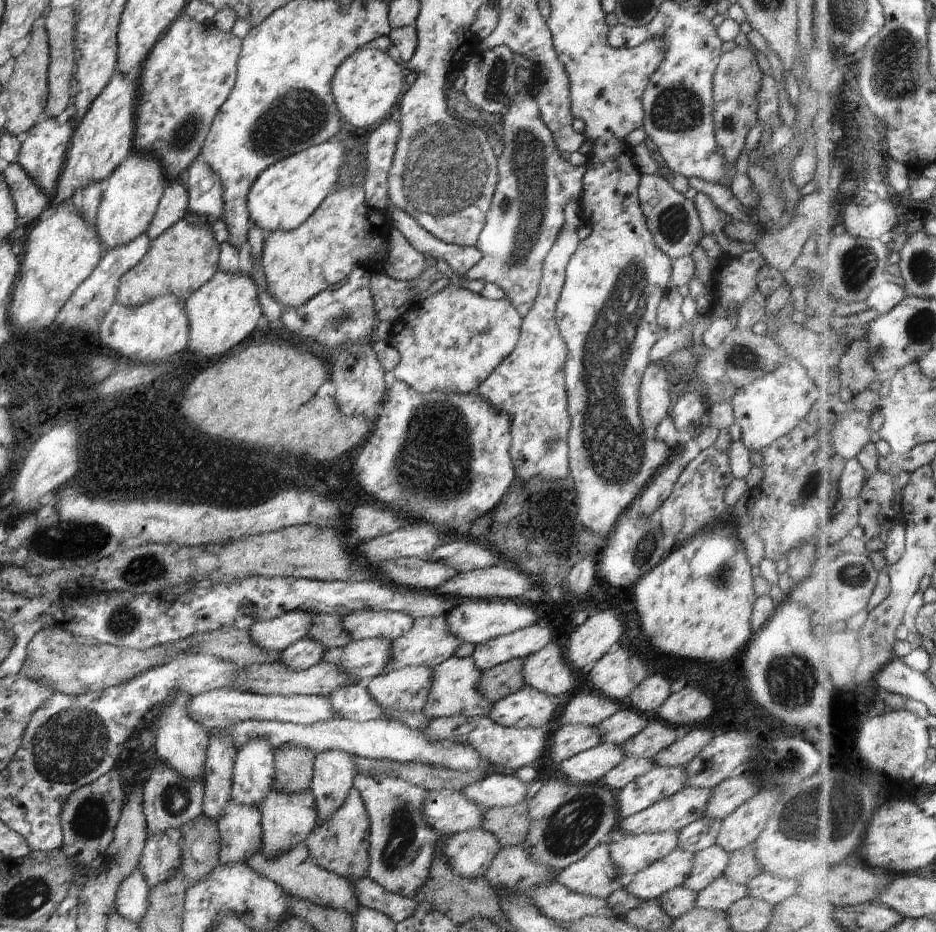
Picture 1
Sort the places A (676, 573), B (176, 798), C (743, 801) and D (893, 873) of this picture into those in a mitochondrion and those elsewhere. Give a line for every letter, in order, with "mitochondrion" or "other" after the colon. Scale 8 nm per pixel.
A: other
B: mitochondrion
C: other
D: other

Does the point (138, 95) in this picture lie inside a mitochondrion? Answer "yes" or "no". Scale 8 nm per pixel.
no

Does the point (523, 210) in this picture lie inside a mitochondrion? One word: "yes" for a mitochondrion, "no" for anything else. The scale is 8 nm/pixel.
yes

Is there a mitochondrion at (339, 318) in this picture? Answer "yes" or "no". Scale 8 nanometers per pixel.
yes

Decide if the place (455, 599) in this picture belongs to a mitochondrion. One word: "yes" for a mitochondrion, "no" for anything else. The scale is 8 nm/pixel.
no

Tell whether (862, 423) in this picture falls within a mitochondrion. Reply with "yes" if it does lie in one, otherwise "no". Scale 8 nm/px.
no

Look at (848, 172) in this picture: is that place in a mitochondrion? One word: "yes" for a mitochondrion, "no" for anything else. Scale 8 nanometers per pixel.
no

